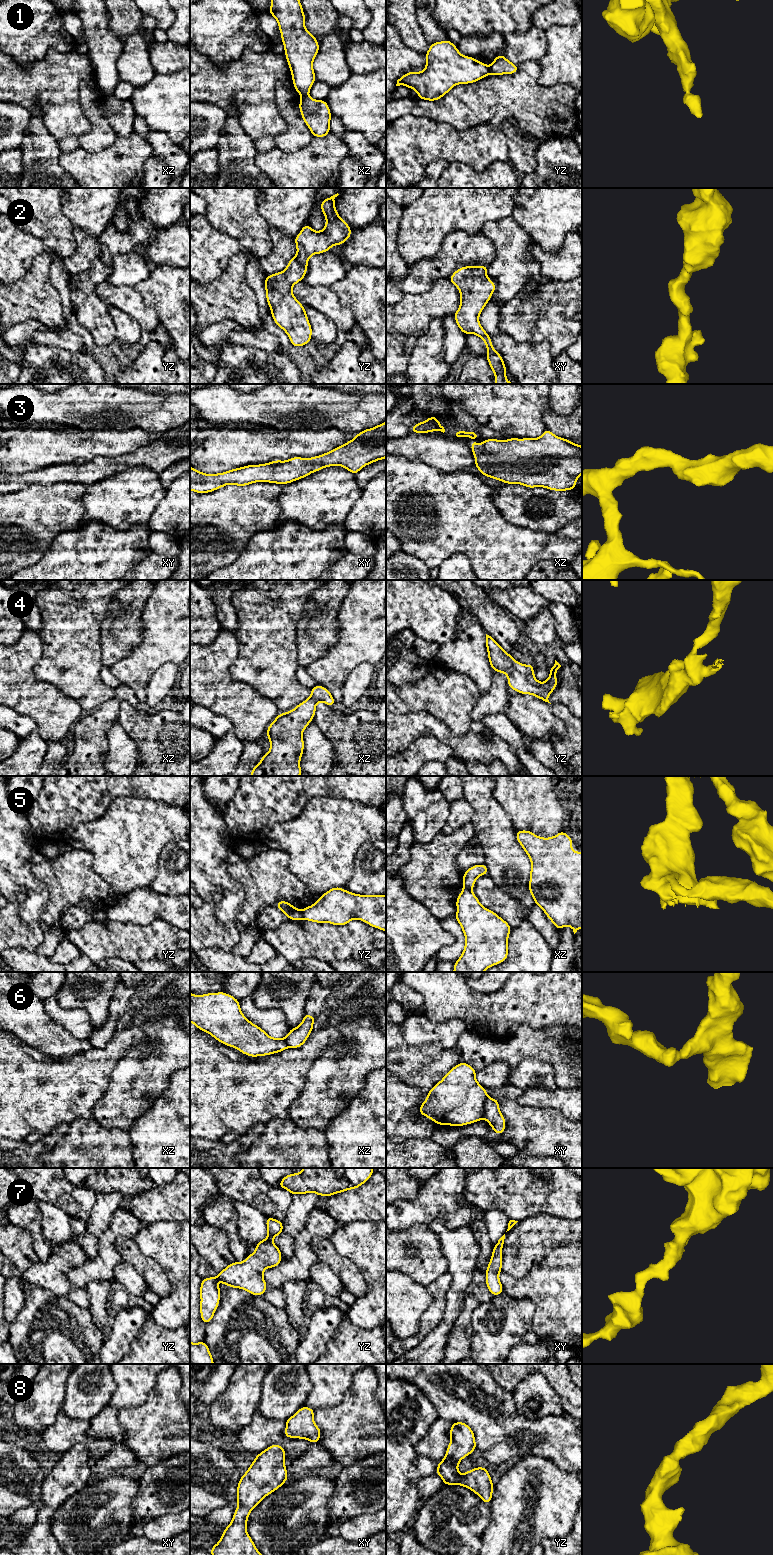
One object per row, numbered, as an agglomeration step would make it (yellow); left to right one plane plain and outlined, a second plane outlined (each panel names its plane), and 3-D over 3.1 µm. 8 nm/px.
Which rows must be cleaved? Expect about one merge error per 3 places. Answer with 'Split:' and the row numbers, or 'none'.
Split: 1, 5, 6

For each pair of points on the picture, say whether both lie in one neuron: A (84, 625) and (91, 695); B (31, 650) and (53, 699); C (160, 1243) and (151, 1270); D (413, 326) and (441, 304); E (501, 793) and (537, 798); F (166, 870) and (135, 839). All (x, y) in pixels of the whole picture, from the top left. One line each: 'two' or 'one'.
A: one
B: one
C: two
D: one
E: one
F: two

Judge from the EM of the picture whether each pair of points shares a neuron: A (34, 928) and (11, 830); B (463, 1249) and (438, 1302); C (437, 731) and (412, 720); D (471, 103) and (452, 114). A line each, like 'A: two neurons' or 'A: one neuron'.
A: two neurons
B: two neurons
C: one neuron
D: one neuron

